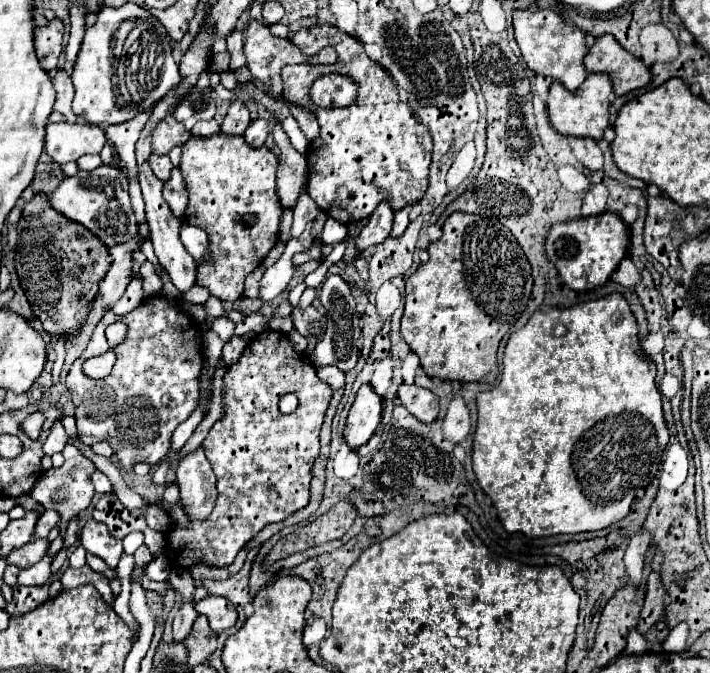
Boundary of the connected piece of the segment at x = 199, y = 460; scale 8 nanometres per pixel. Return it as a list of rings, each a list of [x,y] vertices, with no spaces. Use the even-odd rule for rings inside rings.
[[[201,447],[177,465],[177,485],[181,507],[189,519],[203,521],[211,515],[217,501],[215,475]]]

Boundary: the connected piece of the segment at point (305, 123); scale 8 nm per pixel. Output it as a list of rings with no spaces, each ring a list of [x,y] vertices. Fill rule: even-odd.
[[[291,105],[291,115],[297,119],[297,123],[299,123],[301,131],[305,133],[305,137],[309,141],[315,141],[317,135],[319,135],[319,123],[317,123],[315,115],[311,111],[305,111],[305,109],[293,107],[293,105]]]

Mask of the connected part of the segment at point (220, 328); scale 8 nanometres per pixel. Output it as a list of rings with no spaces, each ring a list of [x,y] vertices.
[[[215,317],[211,321],[211,329],[221,337],[221,339],[229,339],[233,335],[233,329],[235,329],[235,323],[227,317]]]

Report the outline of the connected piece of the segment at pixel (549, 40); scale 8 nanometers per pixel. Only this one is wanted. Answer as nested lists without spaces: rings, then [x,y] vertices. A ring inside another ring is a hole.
[[[553,9],[541,11],[513,11],[513,27],[515,27],[515,41],[523,53],[527,67],[543,77],[551,77],[563,83],[569,91],[577,89],[585,77],[583,57],[587,53],[585,47],[585,33],[573,25],[567,25]]]

